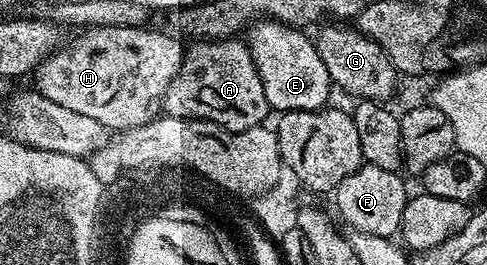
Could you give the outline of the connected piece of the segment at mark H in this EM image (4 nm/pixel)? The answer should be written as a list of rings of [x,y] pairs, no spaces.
[[[86,26],[79,36],[63,43],[44,62],[40,62],[32,73],[33,87],[44,98],[57,102],[76,114],[85,114],[96,118],[107,130],[125,130],[135,128],[155,119],[159,115],[162,95],[178,73],[182,65],[184,44],[177,35],[161,30],[157,32],[151,26]]]

